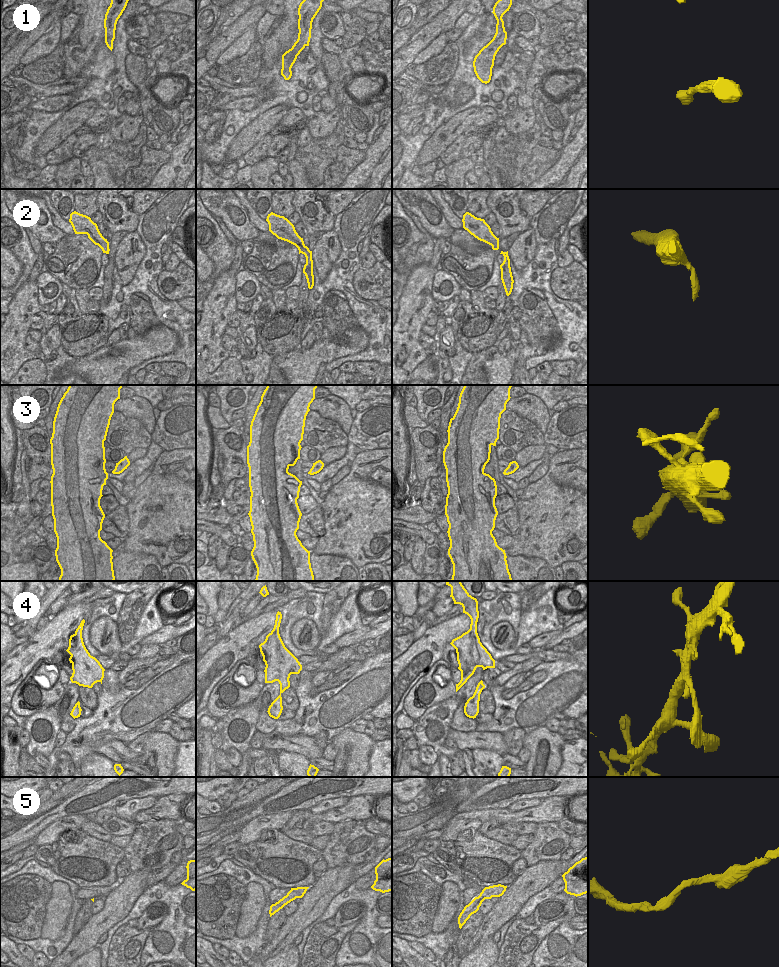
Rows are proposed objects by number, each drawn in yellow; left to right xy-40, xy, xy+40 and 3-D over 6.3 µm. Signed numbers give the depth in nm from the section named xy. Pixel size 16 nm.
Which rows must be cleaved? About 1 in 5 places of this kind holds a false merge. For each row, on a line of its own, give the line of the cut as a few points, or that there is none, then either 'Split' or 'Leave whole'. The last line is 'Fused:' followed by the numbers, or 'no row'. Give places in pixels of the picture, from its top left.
1: No split. Leave whole
2: No split. Leave whole
3: No split. Leave whole
4: No split. Leave whole
5: No split. Leave whole
Fused: no row.

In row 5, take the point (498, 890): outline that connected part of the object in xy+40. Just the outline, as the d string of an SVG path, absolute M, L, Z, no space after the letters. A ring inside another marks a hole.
M501 884L485 887L480 895L475 897L468 905L466 905L460 913L458 917L459 928L461 929L470 916L479 910L479 907L485 899L502 896L506 891L506 888L507 886Z

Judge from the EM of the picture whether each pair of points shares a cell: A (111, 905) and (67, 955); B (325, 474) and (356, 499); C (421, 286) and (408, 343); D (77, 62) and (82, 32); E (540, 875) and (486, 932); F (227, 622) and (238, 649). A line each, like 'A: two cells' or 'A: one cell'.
A: one cell
B: two cells
C: one cell
D: one cell
E: one cell
F: two cells

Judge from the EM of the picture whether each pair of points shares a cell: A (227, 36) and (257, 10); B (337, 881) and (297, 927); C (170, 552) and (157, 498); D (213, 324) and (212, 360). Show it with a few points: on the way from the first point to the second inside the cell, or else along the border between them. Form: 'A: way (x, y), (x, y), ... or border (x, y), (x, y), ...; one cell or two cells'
A: way (234, 31), (250, 17); one cell
B: way (326, 892), (303, 916); one cell
C: way (151, 546), (143, 545), (141, 541), (165, 515); one cell
D: way (211, 333), (211, 351); one cell

